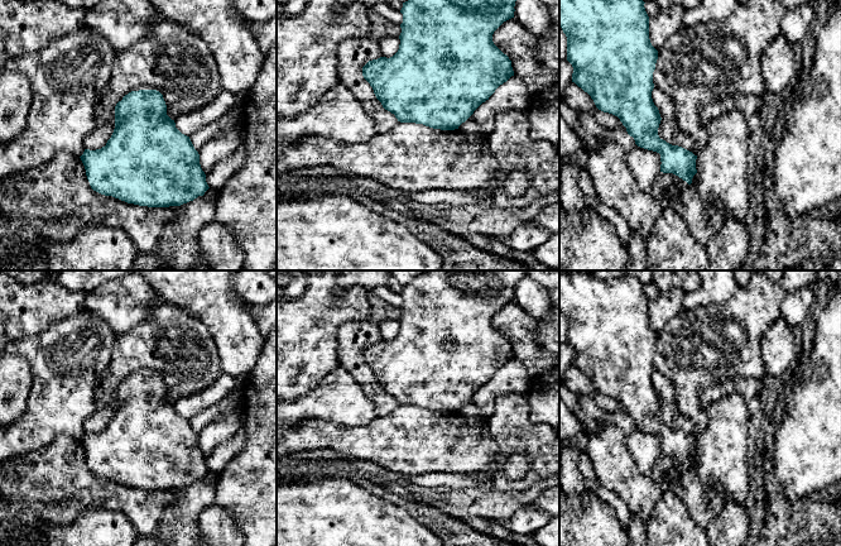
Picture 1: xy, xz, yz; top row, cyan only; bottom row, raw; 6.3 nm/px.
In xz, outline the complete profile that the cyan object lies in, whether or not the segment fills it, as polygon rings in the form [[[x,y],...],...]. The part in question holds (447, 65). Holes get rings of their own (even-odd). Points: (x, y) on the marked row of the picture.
[[[408,0],[403,3],[400,13],[403,14],[403,23],[400,24],[402,33],[399,35],[400,44],[398,52],[390,57],[380,57],[369,61],[362,67],[362,76],[370,83],[376,99],[383,107],[395,115],[400,123],[415,123],[441,130],[455,130],[465,123],[474,111],[495,92],[495,90],[506,82],[514,71],[511,61],[504,54],[492,42],[494,32],[506,20],[514,18],[514,6],[516,0]]]

